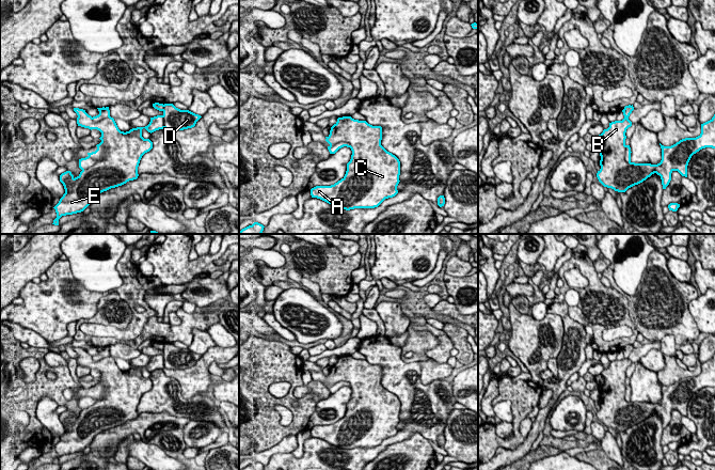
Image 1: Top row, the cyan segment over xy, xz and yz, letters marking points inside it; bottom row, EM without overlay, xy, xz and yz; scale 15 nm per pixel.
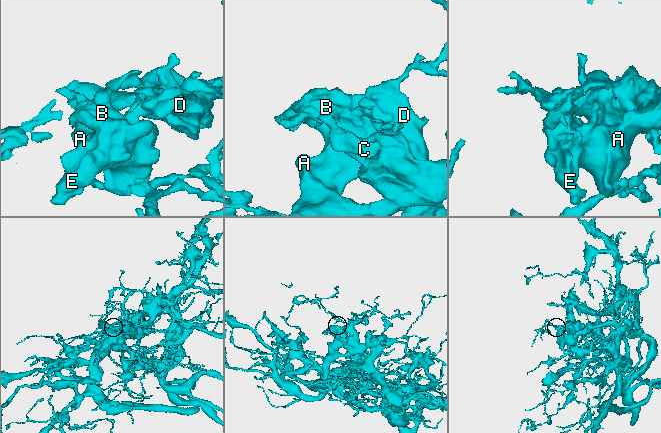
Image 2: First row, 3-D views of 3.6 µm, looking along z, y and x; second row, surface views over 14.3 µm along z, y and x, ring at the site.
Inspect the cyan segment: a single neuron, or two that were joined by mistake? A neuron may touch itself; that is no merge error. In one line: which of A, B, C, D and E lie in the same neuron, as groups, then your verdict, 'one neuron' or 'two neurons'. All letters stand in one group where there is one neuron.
groups A B C E / D; two neurons

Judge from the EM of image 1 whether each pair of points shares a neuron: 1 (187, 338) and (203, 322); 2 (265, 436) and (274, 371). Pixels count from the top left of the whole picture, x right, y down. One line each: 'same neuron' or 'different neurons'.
1: same neuron
2: same neuron

